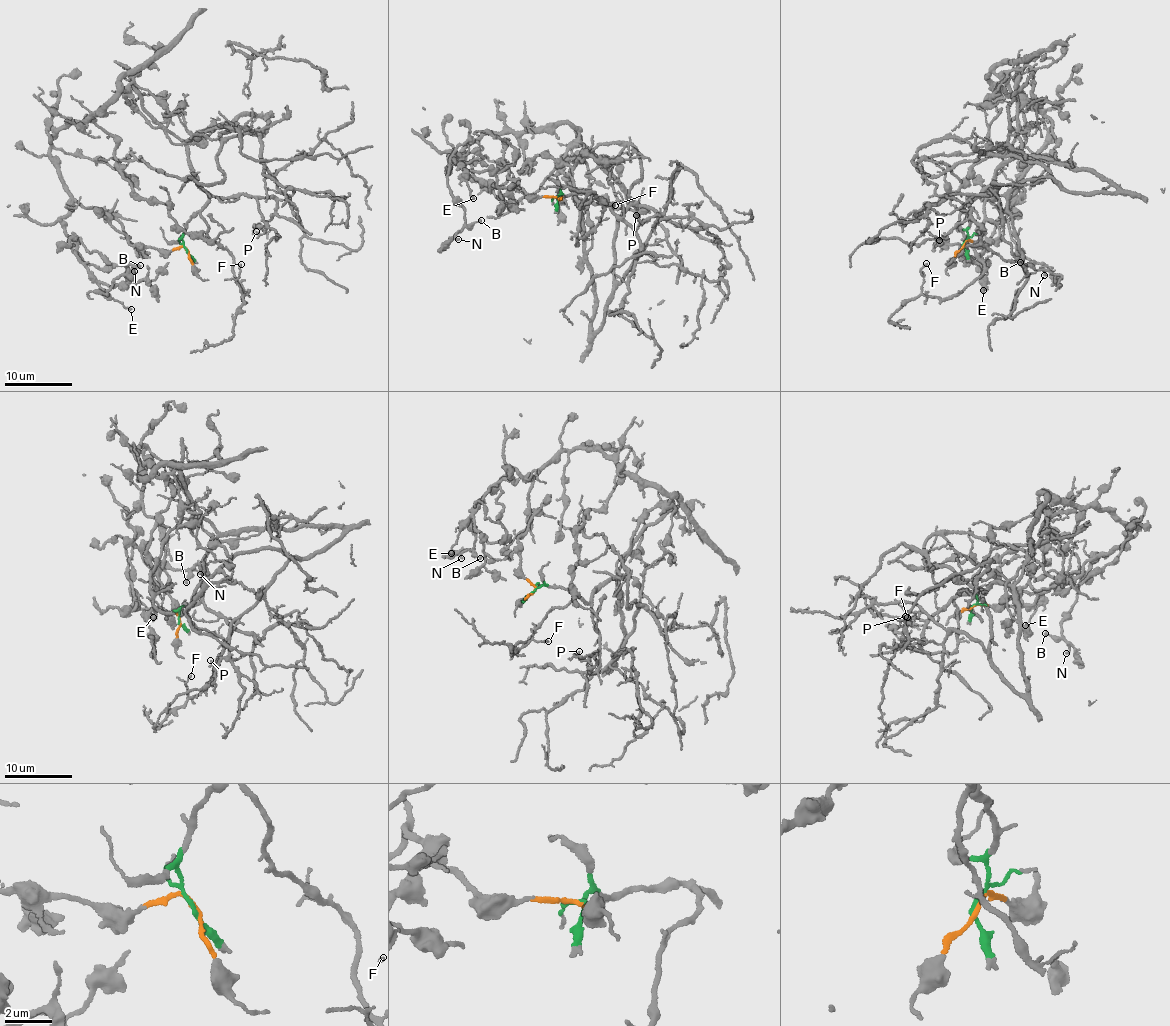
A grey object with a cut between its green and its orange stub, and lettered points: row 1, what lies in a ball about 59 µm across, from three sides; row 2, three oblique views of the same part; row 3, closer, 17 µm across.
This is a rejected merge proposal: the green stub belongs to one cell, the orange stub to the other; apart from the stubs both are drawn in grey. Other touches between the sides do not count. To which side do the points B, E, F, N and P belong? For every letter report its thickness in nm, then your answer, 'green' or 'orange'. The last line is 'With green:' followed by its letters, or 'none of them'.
B: 160 nm thick; orange
E: 200 nm thick; orange
F: 150 nm thick; green
N: 130 nm thick; orange
P: 160 nm thick; green
With green: F, P

